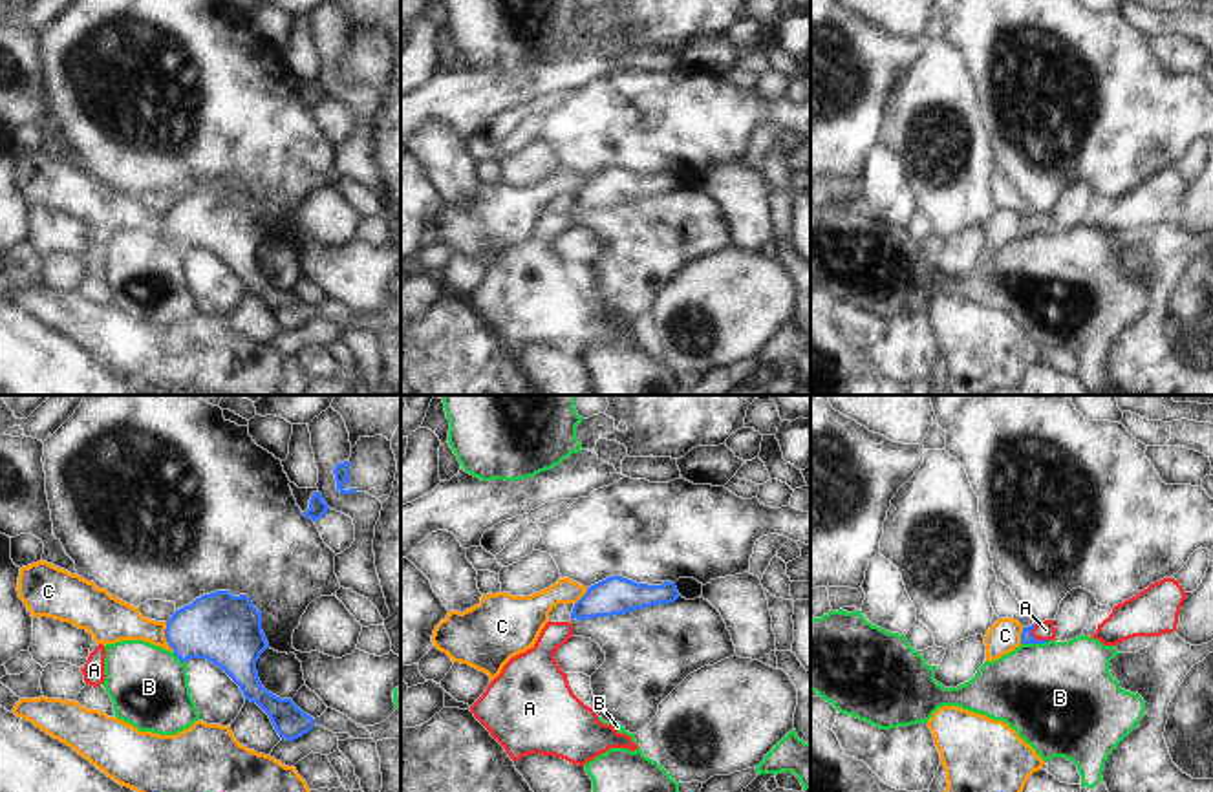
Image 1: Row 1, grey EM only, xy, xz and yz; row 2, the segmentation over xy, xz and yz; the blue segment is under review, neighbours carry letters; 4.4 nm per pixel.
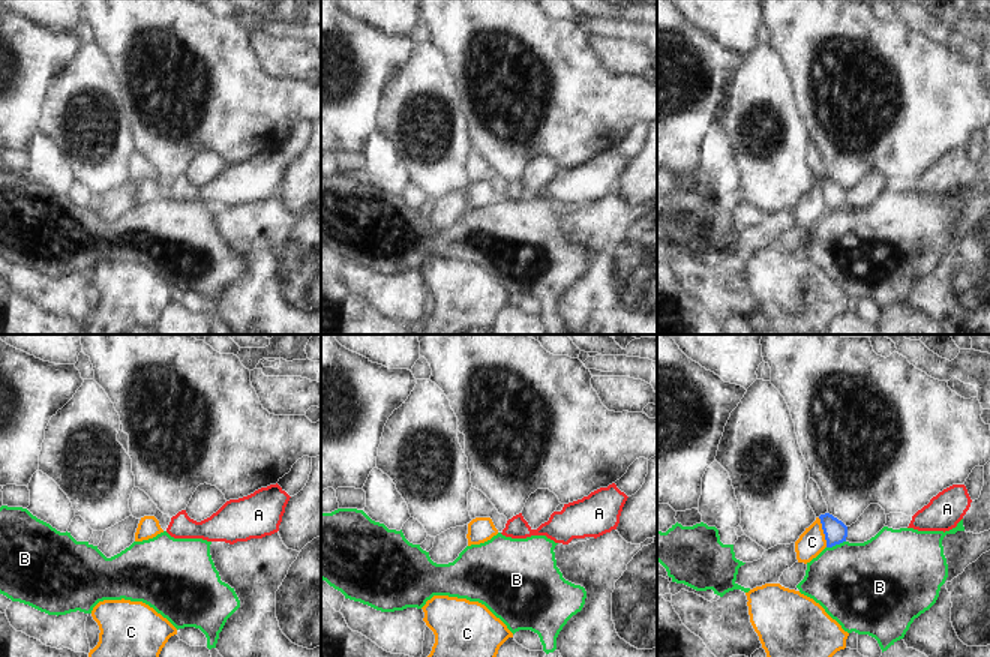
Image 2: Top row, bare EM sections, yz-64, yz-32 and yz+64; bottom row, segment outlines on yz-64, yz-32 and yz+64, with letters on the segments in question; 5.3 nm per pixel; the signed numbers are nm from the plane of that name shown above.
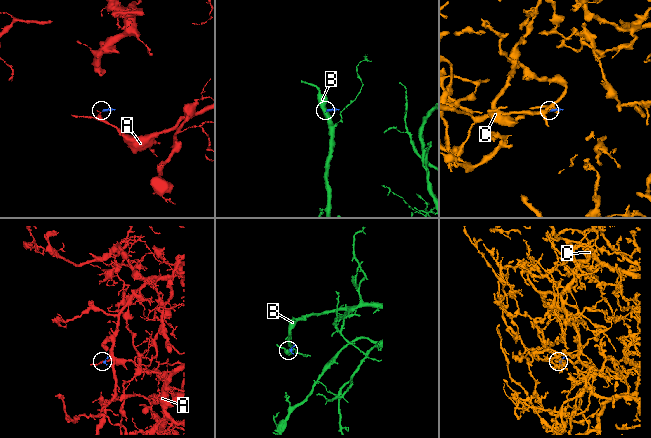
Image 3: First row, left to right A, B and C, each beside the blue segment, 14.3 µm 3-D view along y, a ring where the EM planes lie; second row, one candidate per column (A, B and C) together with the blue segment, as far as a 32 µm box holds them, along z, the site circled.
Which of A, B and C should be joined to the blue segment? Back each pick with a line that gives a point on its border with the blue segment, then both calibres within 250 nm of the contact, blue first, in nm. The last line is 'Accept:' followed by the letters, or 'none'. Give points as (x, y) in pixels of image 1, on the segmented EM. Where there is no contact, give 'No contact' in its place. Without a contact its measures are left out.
A: Touches blue at yz (1032, 637). Thickness 50 nm (blue) against 80 nm
Accept: A

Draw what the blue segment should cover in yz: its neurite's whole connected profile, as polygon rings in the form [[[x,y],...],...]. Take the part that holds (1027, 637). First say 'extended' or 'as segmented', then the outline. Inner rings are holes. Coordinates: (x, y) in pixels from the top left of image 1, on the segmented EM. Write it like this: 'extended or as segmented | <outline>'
extended | [[[1045,620],[1023,627],[1021,644],[1045,644],[1048,640],[1056,640],[1054,620]]]

